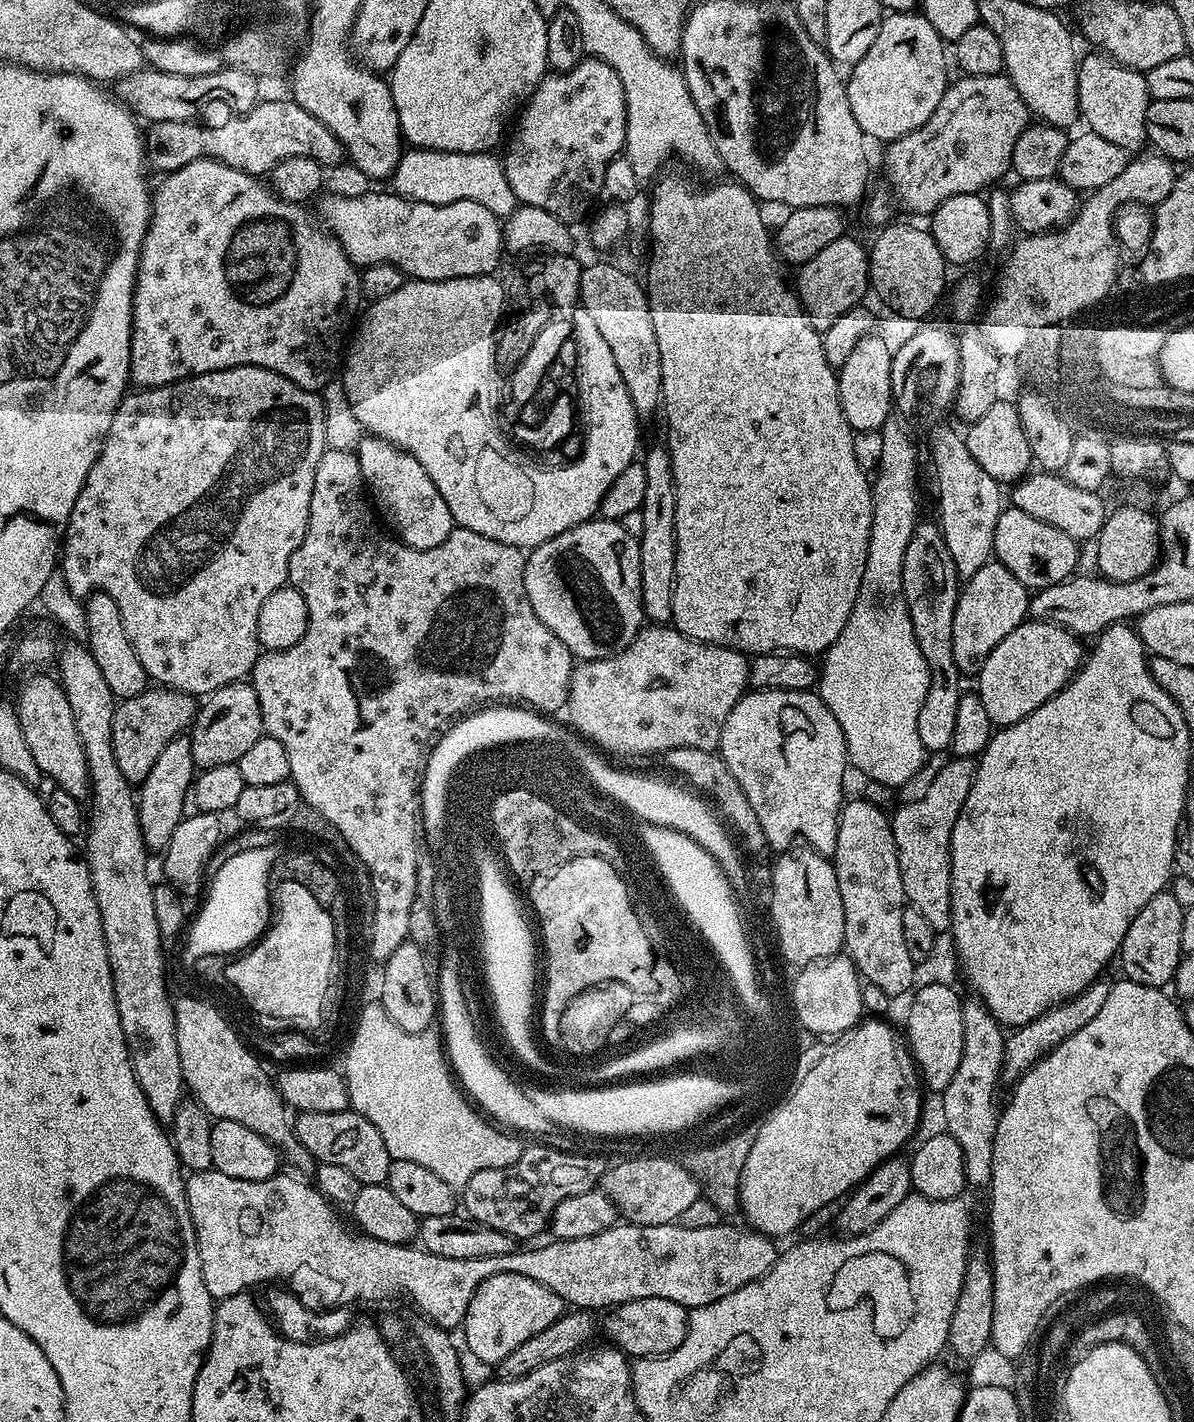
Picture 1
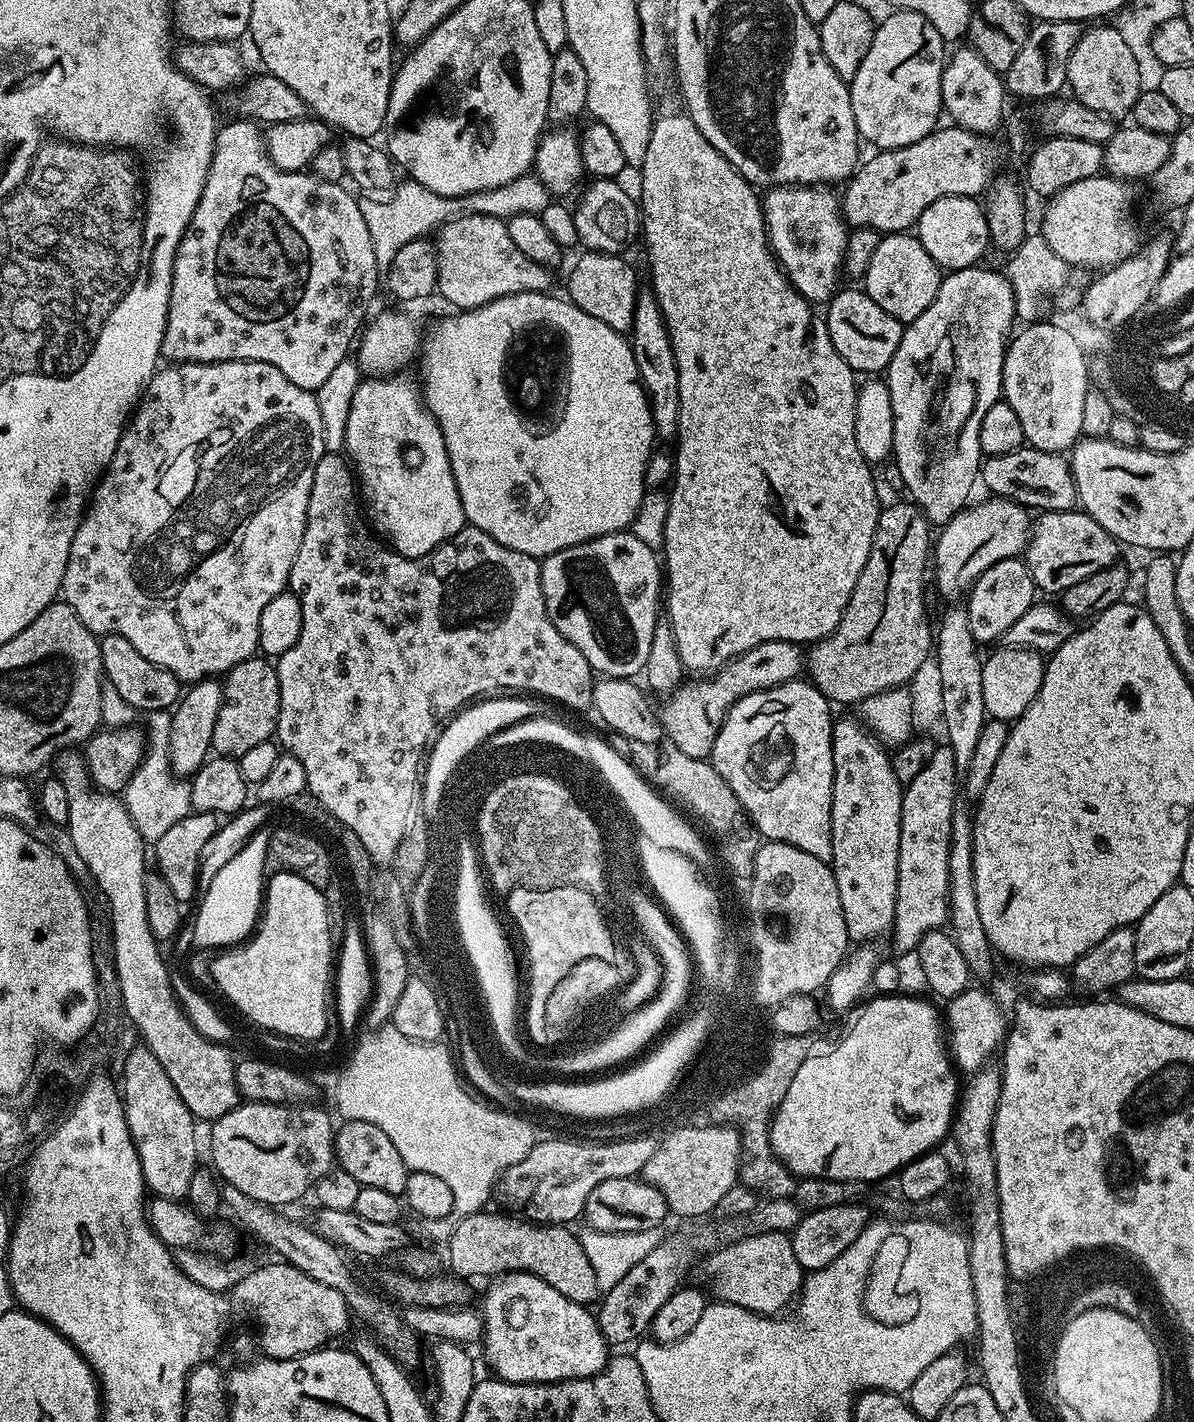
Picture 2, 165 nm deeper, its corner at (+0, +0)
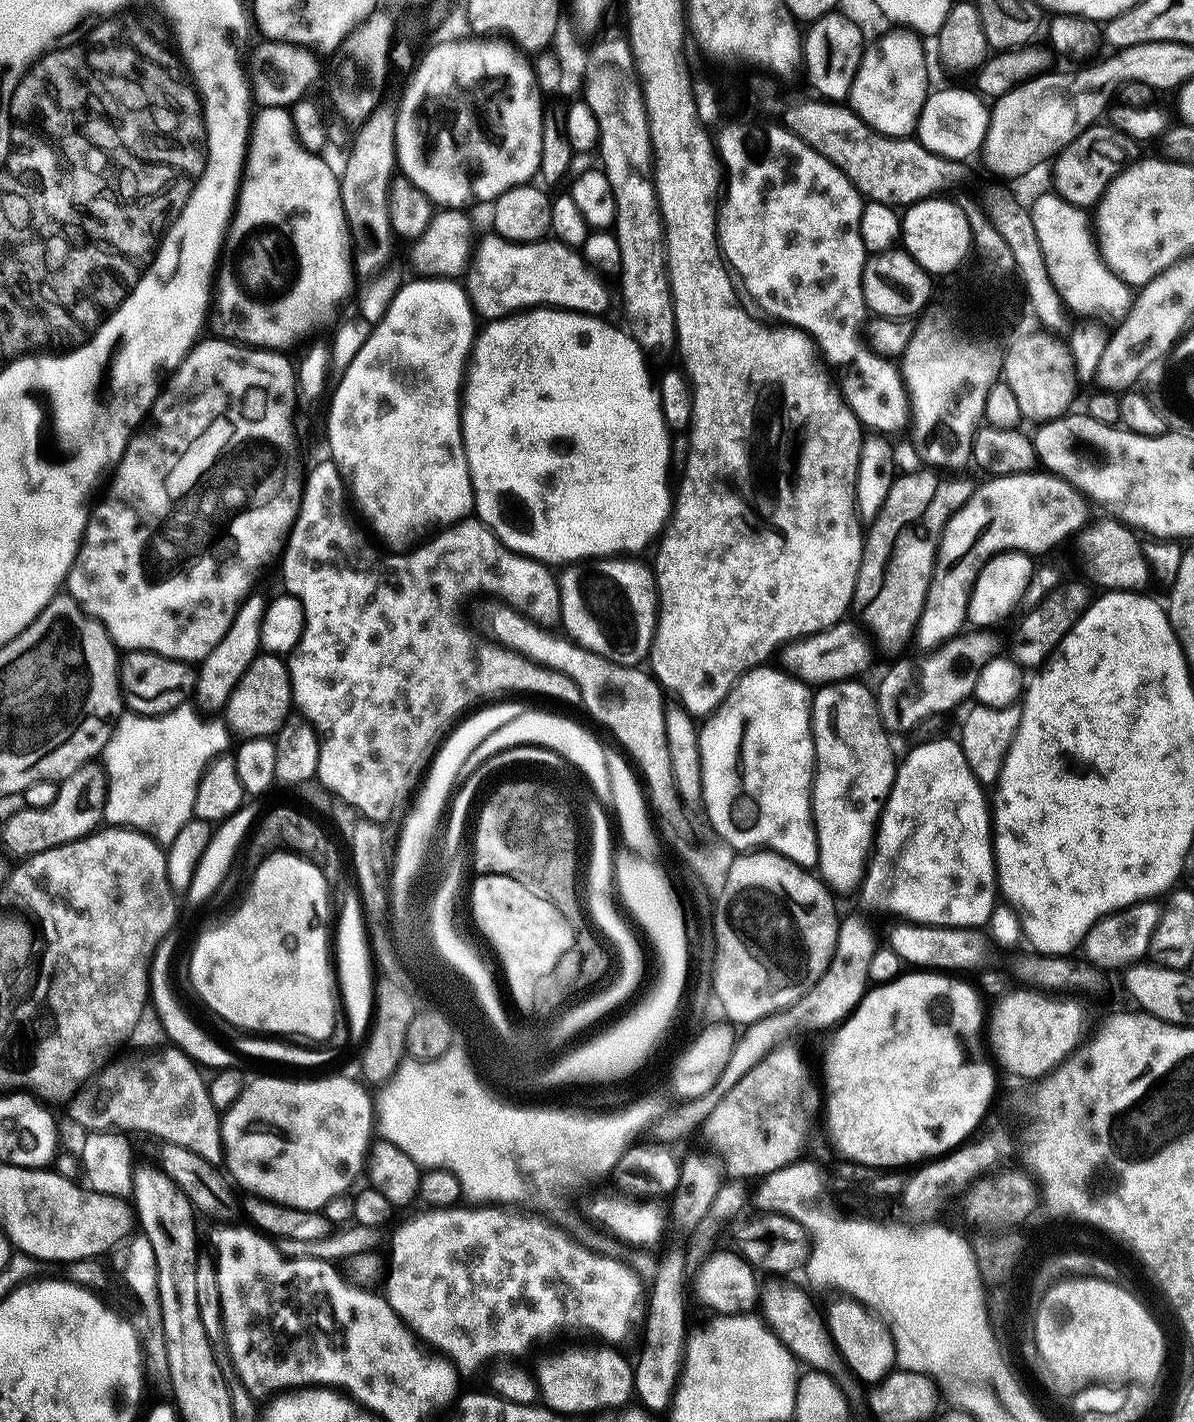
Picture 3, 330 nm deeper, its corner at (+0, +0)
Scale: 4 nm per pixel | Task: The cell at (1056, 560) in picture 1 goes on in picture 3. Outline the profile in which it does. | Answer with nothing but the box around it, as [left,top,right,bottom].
[1075,518,1150,591]

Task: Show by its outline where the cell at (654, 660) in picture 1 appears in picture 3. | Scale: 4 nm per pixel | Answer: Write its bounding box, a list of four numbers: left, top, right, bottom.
[778,622,868,686]

